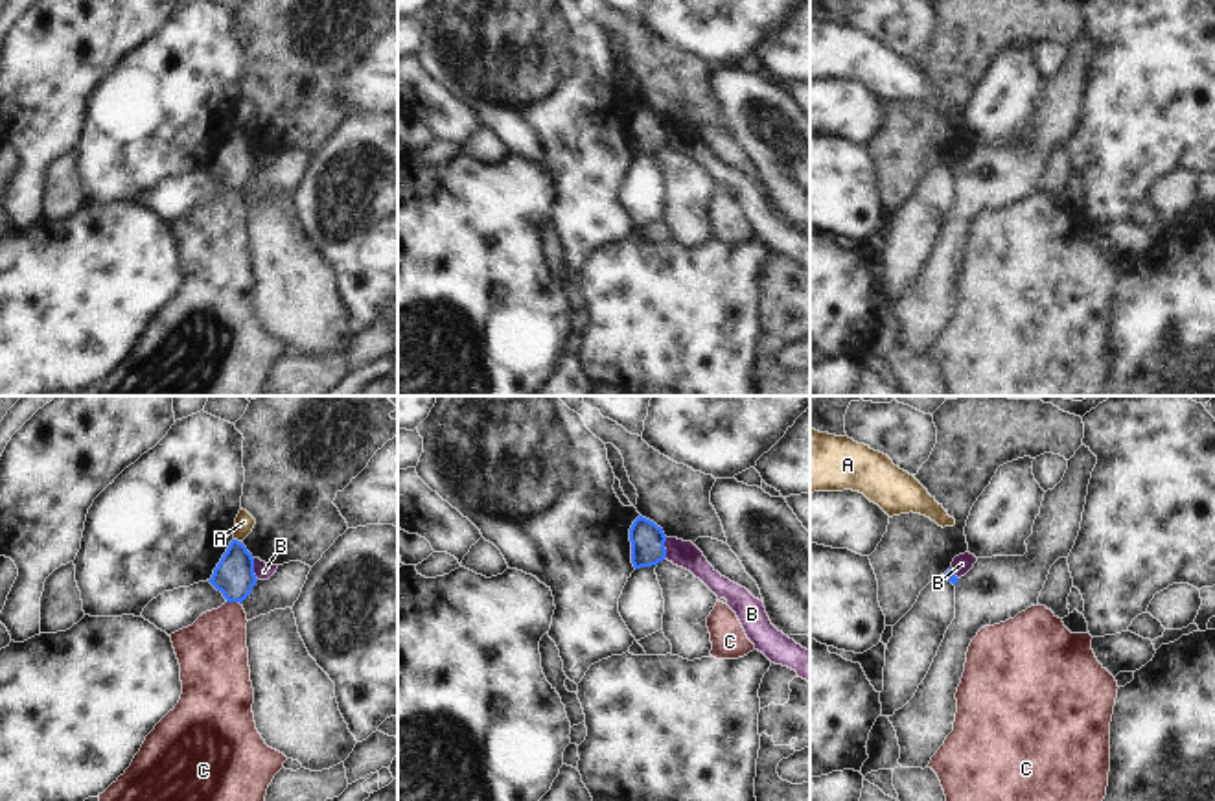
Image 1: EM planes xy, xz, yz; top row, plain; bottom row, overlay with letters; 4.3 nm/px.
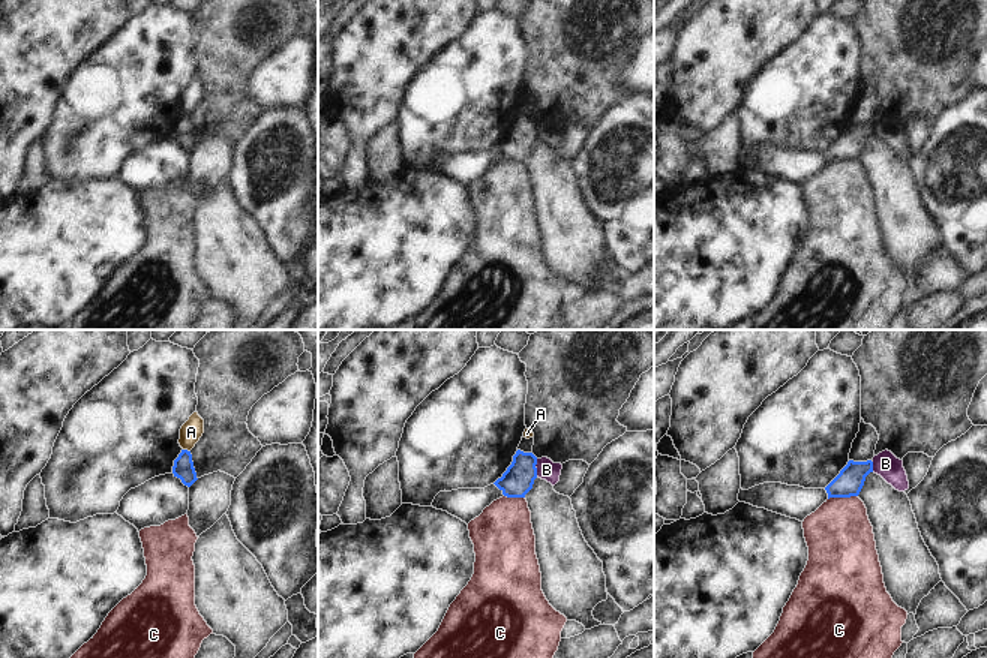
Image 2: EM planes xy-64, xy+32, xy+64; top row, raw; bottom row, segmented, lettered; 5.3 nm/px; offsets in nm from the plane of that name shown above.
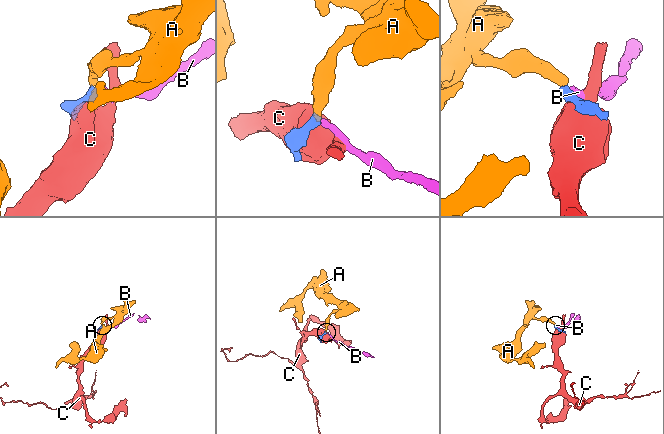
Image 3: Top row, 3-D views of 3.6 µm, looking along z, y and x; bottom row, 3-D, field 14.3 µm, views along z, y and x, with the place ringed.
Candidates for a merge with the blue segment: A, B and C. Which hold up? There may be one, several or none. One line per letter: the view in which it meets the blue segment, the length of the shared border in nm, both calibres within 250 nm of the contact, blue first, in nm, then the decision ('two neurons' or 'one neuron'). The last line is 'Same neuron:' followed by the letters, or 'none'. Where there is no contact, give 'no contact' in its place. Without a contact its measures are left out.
A: xy | 50 nm | 180/80 nm | two neurons
B: xy | 100 nm | 180/80 nm | two neurons
C: xy | 70 nm | 180/300 nm | two neurons
Same neuron: none

